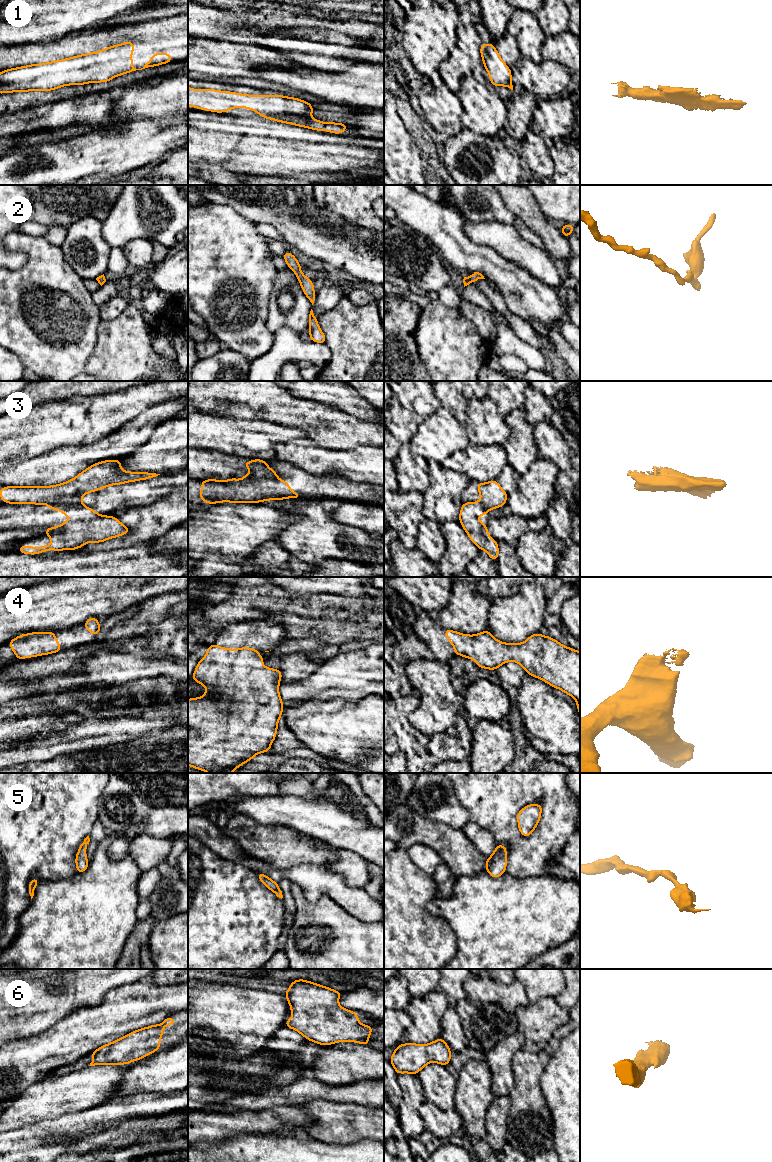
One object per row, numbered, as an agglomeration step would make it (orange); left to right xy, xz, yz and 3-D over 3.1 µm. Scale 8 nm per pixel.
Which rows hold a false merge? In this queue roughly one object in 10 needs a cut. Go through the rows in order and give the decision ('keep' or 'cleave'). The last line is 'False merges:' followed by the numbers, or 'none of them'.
1: keep
2: keep
3: cleave
4: keep
5: keep
6: keep
False merges: 3

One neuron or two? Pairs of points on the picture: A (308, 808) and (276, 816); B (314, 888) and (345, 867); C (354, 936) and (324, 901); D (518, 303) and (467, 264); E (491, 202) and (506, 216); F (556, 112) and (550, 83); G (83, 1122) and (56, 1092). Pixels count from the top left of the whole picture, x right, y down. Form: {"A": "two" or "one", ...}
{"A": "one", "B": "two", "C": "one", "D": "one", "E": "one", "F": "two", "G": "two"}

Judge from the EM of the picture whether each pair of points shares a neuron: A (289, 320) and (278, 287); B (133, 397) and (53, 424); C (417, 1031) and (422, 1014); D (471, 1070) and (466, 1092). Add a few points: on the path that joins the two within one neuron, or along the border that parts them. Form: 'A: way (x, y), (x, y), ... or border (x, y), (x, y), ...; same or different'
A: way (280, 314), (274, 308), (274, 296); same
B: way (113, 407), (90, 422), (73, 420); same
C: way (421, 1027), (422, 1018); same
D: way (471, 1075), (471, 1087); same

